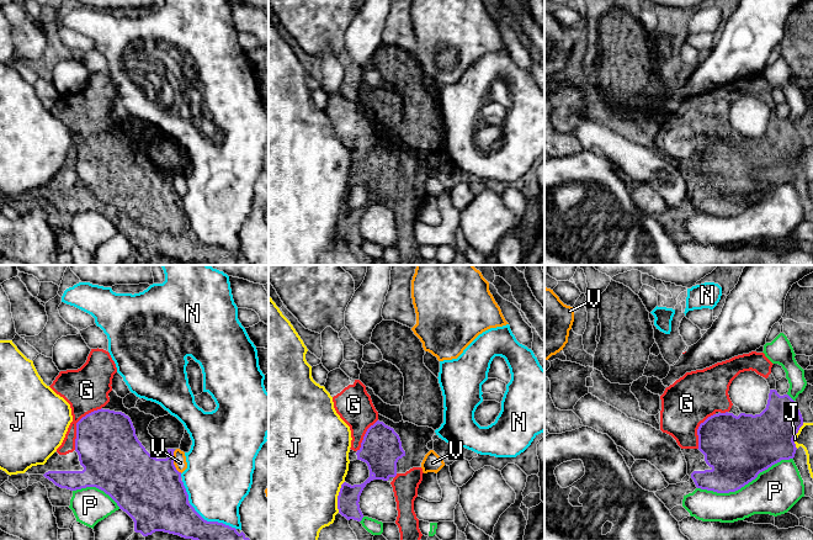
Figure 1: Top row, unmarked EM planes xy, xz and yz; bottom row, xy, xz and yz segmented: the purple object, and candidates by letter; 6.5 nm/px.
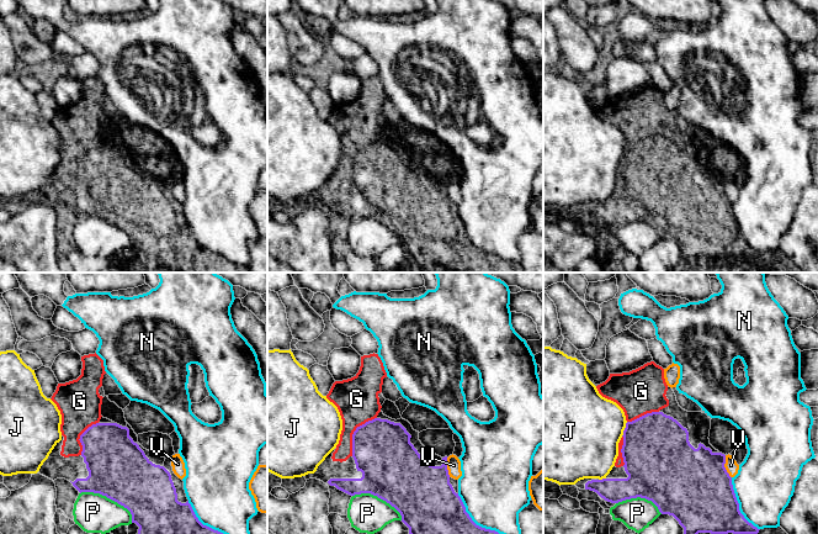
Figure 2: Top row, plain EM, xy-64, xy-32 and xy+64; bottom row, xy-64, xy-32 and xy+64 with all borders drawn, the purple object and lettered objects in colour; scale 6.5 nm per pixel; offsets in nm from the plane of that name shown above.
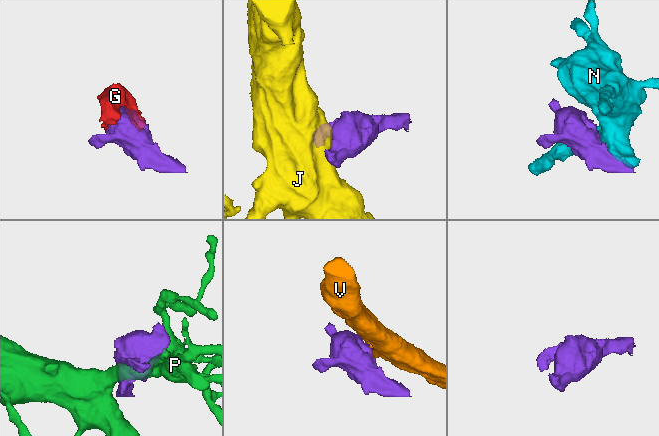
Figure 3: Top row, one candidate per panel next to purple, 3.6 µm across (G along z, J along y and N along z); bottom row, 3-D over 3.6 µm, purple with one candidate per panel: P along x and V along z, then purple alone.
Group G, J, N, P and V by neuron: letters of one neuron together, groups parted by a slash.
G / J / N / P / V

